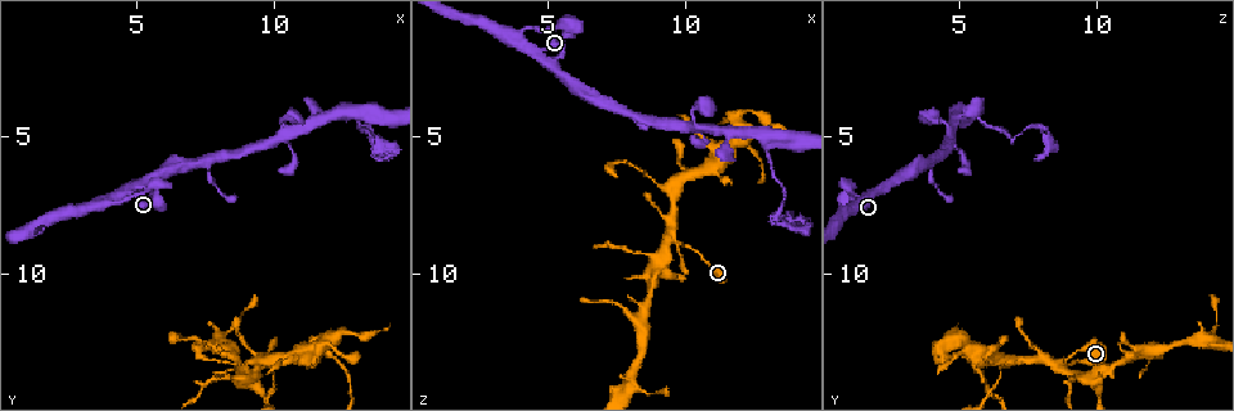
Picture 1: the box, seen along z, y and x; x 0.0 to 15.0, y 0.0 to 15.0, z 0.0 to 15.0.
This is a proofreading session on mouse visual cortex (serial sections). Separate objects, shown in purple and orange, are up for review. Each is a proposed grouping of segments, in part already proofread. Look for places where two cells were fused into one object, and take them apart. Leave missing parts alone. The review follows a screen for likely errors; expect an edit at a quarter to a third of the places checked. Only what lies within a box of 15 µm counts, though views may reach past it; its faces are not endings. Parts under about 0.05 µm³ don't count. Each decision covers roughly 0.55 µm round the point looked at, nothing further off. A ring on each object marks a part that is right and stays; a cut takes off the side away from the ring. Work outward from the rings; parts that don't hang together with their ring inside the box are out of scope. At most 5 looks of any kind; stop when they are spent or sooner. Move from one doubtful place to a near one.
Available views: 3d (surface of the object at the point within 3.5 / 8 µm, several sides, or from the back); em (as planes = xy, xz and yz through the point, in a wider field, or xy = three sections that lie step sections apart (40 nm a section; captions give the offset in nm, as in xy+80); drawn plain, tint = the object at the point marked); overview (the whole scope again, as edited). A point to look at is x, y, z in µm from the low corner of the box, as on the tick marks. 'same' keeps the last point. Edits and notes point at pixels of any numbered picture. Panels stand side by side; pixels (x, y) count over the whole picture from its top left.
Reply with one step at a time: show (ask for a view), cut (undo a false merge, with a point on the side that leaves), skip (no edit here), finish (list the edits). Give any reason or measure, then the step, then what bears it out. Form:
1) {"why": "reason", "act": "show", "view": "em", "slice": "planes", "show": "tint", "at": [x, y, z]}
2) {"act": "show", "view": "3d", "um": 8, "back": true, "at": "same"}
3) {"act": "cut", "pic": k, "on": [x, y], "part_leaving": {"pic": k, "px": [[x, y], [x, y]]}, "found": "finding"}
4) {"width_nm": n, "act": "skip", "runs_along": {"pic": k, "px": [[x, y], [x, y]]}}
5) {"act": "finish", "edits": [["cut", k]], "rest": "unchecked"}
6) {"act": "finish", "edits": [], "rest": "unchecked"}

{"why": "sudden change in width", "act": "show", "view": "3d", "um": 8, "at": [13.1, 4.2, 5.2]}

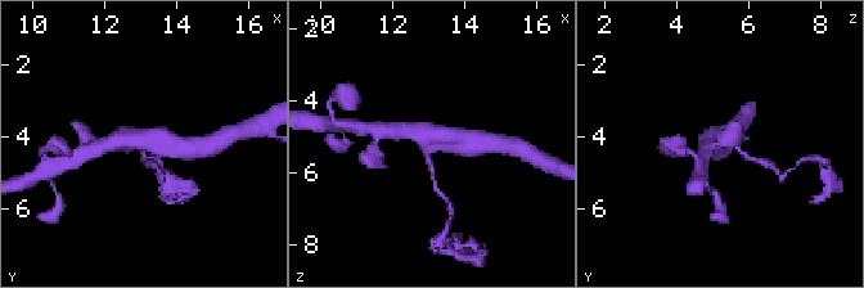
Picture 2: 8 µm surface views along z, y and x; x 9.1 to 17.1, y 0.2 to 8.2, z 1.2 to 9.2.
{"why": "closer look", "act": "show", "view": "3d", "um": 3.5, "back": true, "at": "same"}

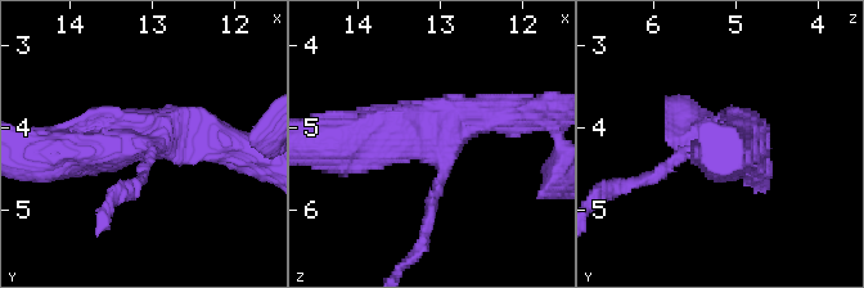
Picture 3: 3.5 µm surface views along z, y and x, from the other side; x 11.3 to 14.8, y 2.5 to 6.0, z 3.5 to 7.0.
{"arms": 3, "arm_widths_nm": [150, 350, 600], "why": "now the EM", "act": "show", "view": "em", "slice": "xy", "step": 2, "show": "tint", "at": [12.95, 4.25, 5.25]}

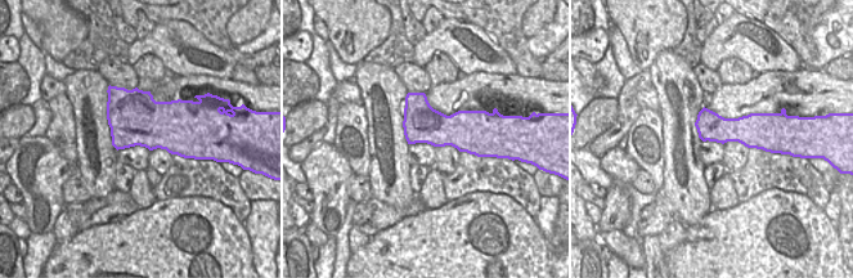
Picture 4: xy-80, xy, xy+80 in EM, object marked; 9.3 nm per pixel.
{"act": "cut", "pic": 3, "on": [658, 170], "part_leaving": {"pic": 3, "px": [[441, 154], [426, 241], [413, 257]]}, "found": "a second cell is stuck on"}

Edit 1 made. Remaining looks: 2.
{"why": "a fork", "act": "show", "view": "3d", "um": 3.5, "at": [9.7, 13.4, 8.9]}

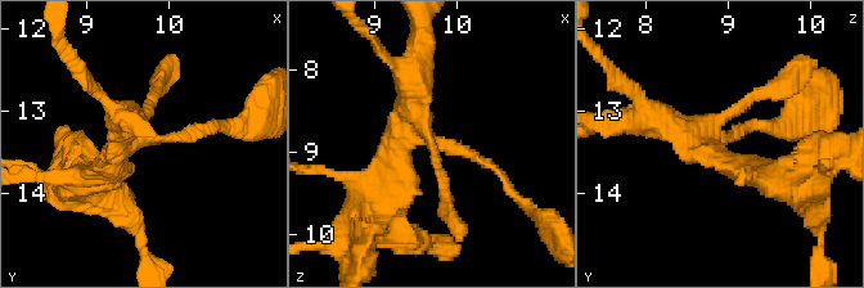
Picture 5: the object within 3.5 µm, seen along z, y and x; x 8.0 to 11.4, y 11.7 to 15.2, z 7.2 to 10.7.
{"act": "show", "view": "em", "slice": "xy", "step": 1, "show": "tint", "at": [9.65, 13.35, 8.85]}

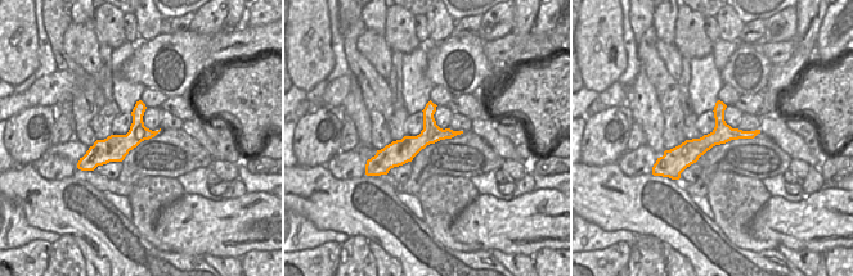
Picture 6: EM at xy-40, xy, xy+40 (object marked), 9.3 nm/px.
{"act": "skip", "runs_along": {"pic": 6, "px": [[752, 134], [721, 134], [665, 158]]}, "found": "all the same cell"}

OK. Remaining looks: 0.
{"act": "finish", "edits": [["cut", 3]], "rest": "unchecked"}

